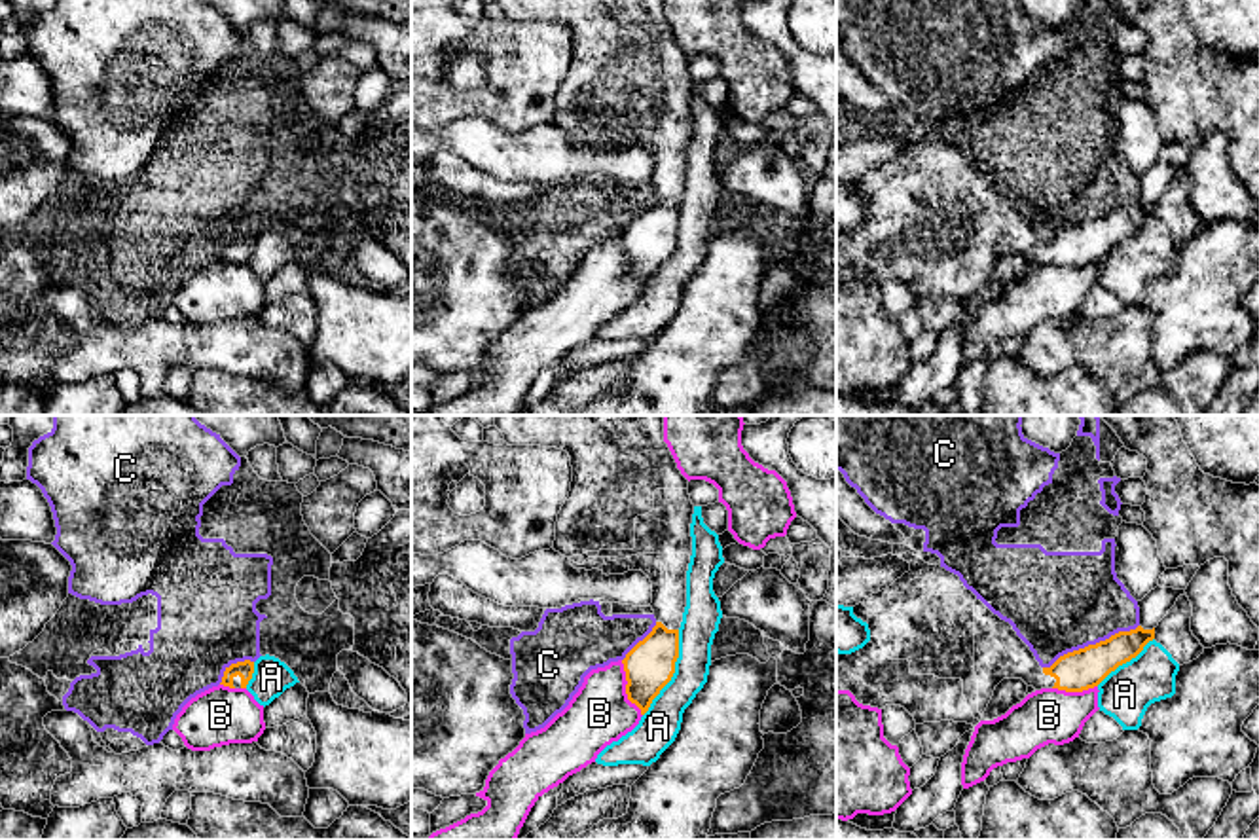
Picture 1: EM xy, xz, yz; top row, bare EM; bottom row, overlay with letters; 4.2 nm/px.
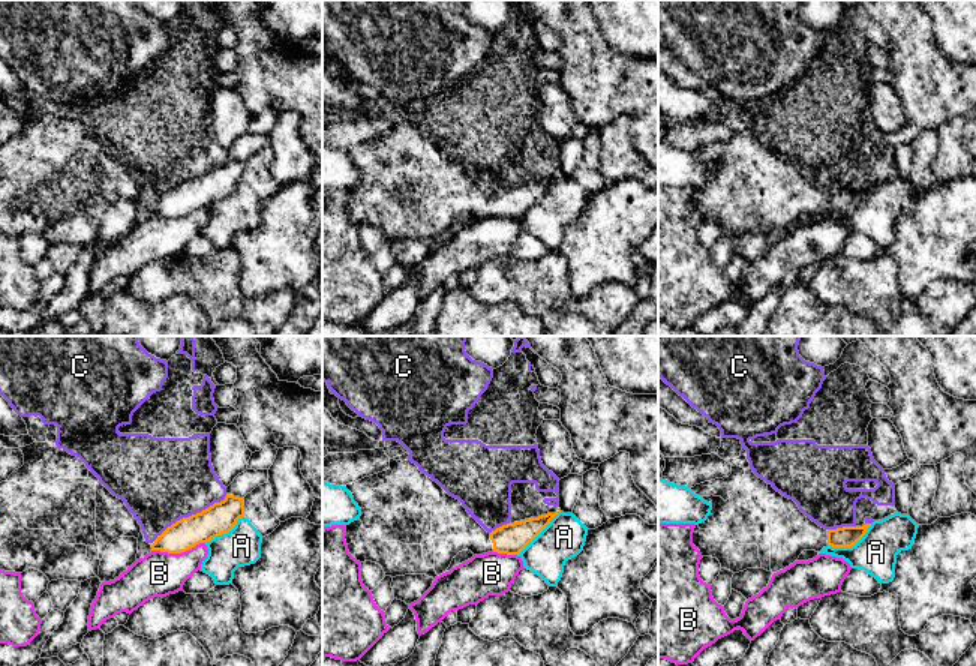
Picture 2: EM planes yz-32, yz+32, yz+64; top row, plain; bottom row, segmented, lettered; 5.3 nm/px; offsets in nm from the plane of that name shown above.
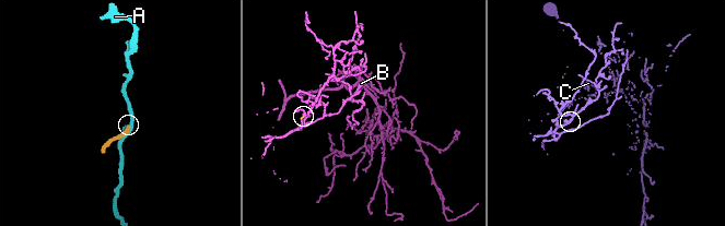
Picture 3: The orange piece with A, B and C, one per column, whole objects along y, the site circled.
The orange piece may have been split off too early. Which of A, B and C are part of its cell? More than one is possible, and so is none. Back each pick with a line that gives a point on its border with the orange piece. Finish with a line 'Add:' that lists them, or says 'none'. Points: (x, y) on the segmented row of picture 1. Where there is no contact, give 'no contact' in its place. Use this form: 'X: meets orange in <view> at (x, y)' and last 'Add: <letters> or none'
Add: none

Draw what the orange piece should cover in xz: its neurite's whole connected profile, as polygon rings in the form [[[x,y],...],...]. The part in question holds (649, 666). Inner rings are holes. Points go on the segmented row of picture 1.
[[[495,415],[495,427],[508,446],[557,447],[569,453],[573,466],[571,491],[557,514],[554,550],[571,559],[575,569],[599,569],[603,575],[643,571],[652,582],[656,626],[622,660],[626,694],[645,715],[652,700],[671,681],[679,658],[679,628],[686,607],[686,571],[692,556],[690,523],[694,504],[688,480],[664,442],[664,415]]]

